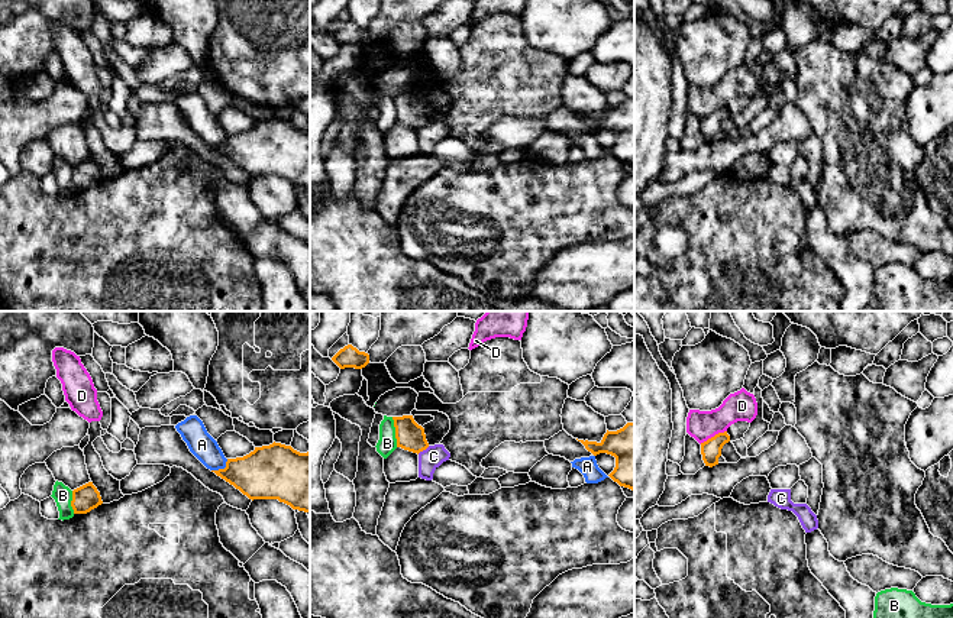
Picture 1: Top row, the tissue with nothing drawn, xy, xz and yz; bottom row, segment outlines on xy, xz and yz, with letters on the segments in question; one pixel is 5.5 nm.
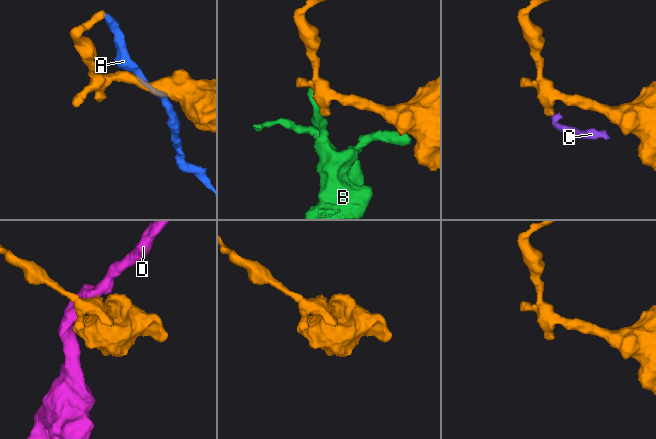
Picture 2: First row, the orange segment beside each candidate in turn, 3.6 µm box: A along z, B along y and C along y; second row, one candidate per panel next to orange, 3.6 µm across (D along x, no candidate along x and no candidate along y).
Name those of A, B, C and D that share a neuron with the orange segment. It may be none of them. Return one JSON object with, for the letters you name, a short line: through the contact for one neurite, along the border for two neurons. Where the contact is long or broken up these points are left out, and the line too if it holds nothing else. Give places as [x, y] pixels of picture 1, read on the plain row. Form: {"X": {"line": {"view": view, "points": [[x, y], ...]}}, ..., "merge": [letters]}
{"merge": []}

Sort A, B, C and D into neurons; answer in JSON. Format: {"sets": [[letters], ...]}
{"sets": [["A"], ["B"], ["C"], ["D"]]}

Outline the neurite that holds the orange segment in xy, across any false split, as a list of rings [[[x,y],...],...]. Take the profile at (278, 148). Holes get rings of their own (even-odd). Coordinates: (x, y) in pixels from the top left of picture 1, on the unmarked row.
[[[272,119],[255,123],[243,133],[227,135],[226,143],[211,146],[249,175],[278,175],[293,185],[310,188],[310,126],[300,129],[291,122]]]

